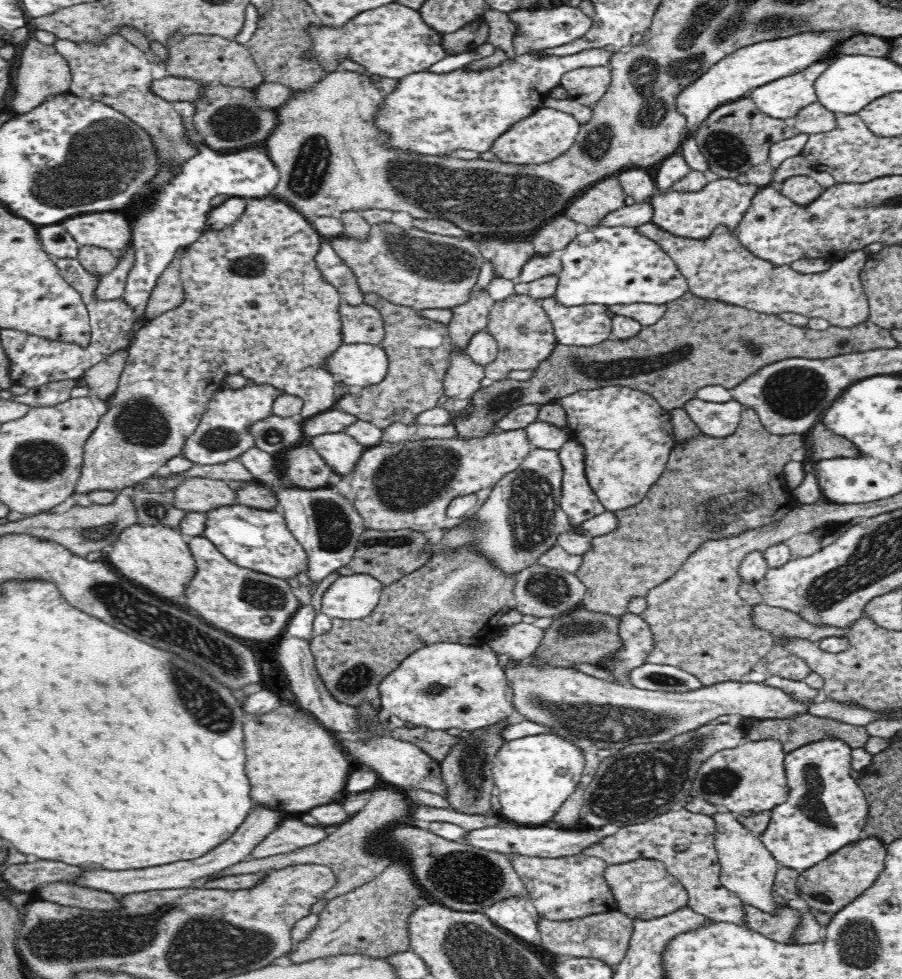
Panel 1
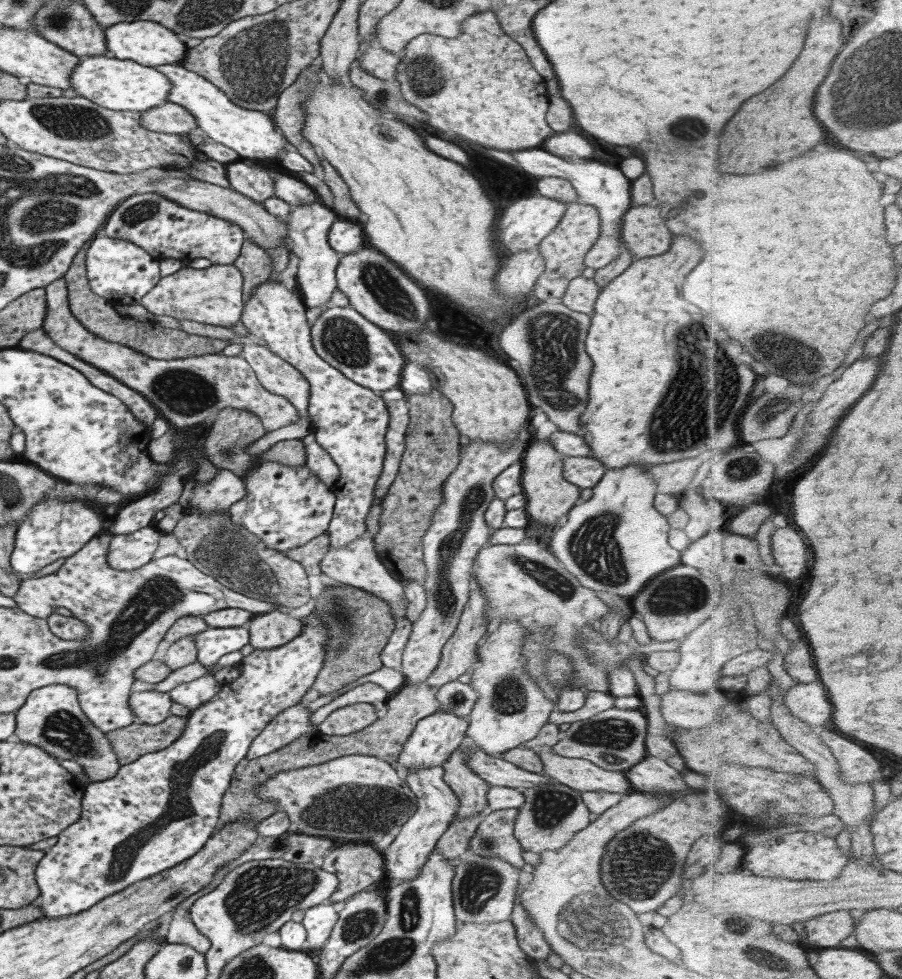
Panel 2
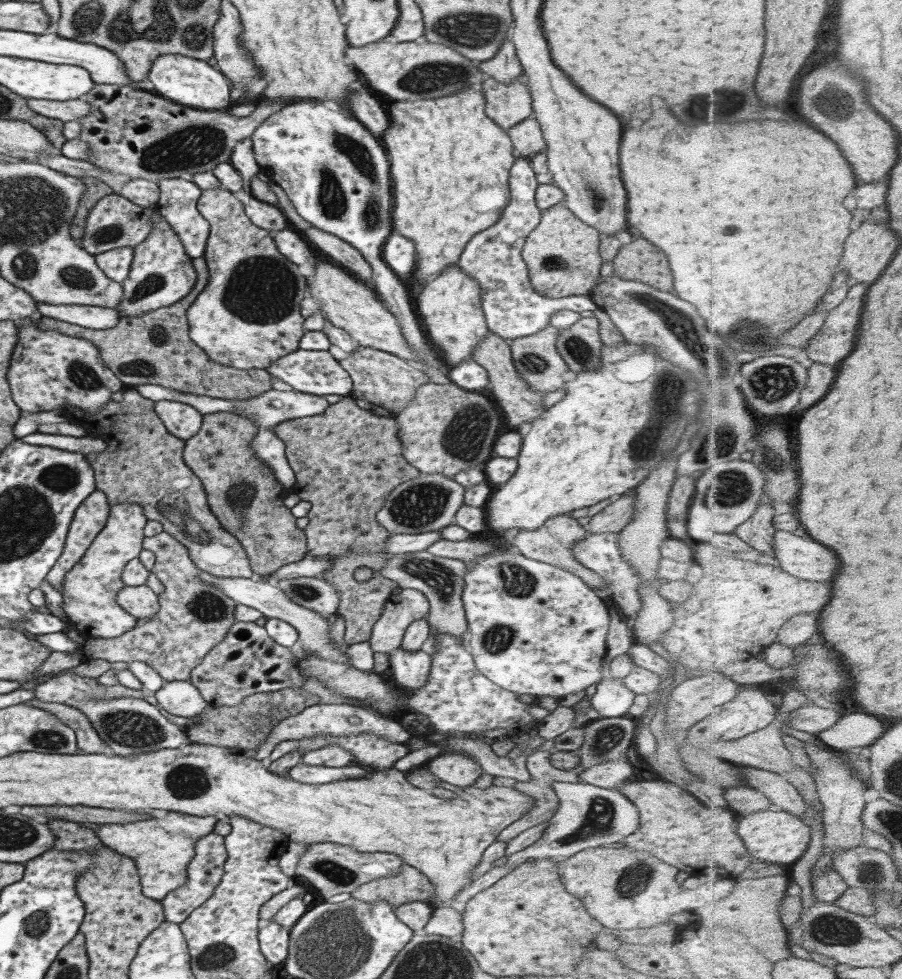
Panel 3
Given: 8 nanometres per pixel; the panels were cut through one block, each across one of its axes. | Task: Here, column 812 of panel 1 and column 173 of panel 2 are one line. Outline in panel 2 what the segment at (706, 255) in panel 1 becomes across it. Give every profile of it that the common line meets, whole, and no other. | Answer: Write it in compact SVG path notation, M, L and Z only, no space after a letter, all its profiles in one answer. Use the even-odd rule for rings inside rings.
M213 264L204 269L185 265L174 274L162 277L139 303L156 316L172 316L178 320L230 327L241 319L244 308L243 280L240 269L234 265Z

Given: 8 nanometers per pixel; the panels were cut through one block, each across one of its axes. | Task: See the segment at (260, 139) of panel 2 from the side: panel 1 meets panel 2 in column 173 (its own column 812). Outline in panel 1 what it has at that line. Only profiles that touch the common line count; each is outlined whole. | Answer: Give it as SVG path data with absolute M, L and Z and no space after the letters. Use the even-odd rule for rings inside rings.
M826 60L820 61L792 76L772 80L754 88L749 98L765 116L780 120L793 119L802 108L818 102L814 84L828 65Z

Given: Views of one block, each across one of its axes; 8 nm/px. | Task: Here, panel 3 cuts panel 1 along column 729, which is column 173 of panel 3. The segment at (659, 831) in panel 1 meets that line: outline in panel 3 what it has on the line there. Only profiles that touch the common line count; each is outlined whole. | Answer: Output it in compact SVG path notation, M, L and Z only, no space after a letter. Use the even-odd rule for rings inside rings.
M215 833L202 836L196 841L194 852L196 853L194 853L192 861L188 863L188 879L186 879L186 883L176 888L175 891L168 893L164 900L162 900L166 921L176 923L177 925L183 923L195 908L204 904L221 882L227 858L225 837Z

